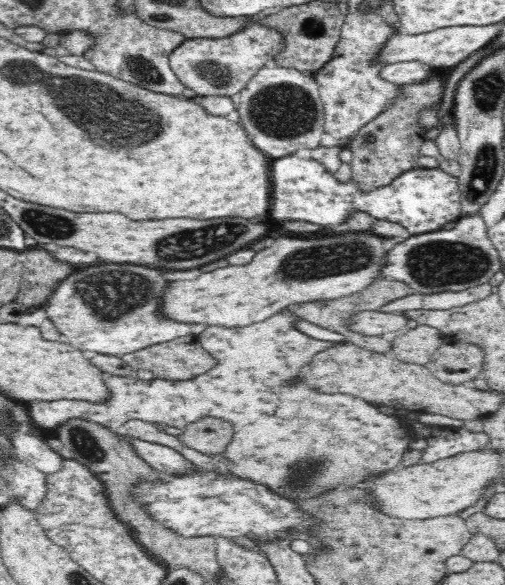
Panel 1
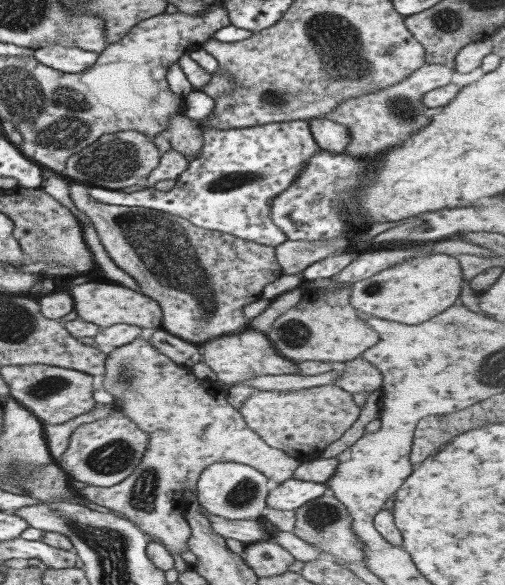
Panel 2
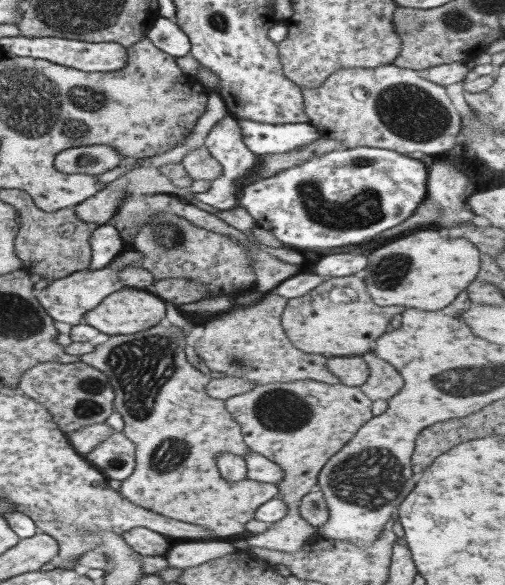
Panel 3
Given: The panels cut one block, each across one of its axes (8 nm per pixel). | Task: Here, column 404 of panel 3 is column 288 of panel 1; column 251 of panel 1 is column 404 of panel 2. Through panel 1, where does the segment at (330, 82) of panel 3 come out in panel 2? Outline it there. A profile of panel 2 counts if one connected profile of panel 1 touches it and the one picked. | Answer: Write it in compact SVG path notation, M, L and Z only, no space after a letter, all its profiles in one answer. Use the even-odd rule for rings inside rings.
M426 63L418 70L406 76L402 82L398 82L390 88L376 90L372 94L364 94L358 98L344 100L338 104L332 113L325 117L337 124L348 127L350 142L344 152L350 156L361 158L374 158L382 154L392 146L404 143L408 135L424 128L431 120L430 114L423 114L426 110L422 104L422 97L431 90L450 84L454 76L454 67L446 63Z

